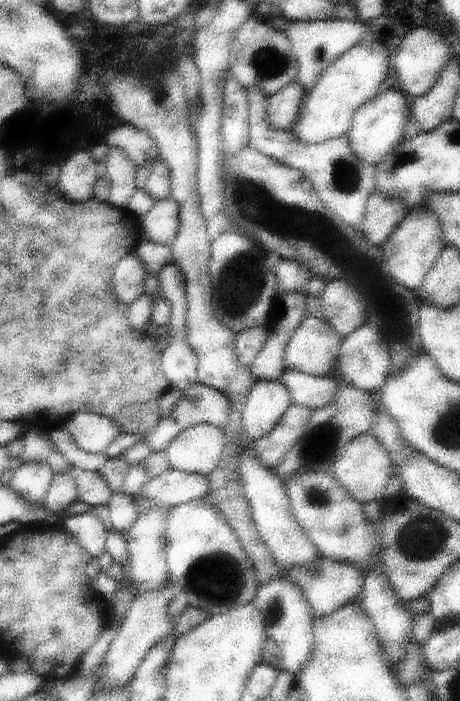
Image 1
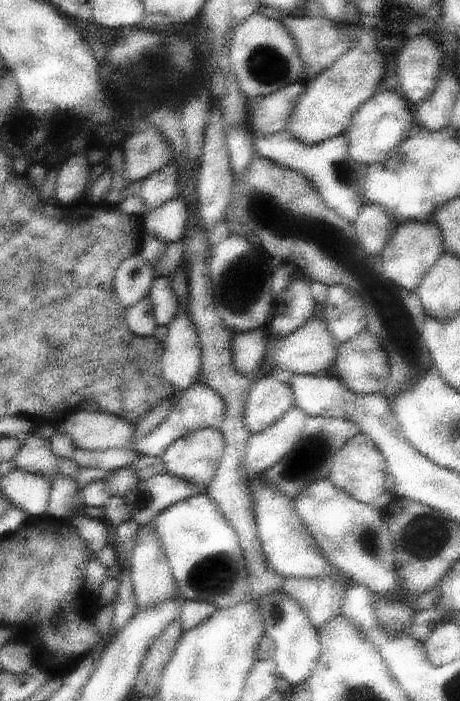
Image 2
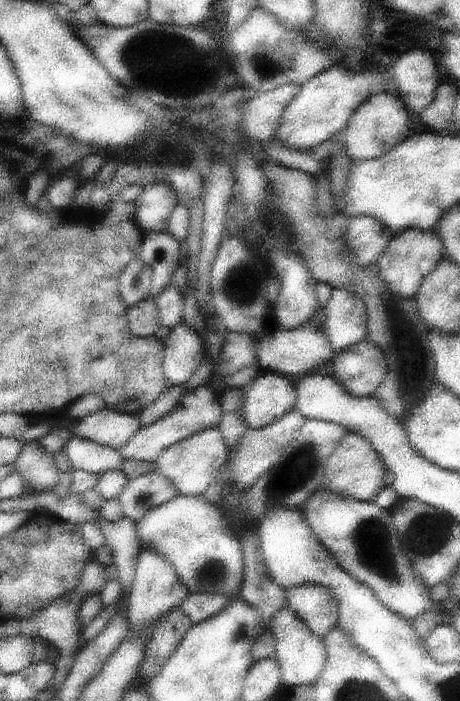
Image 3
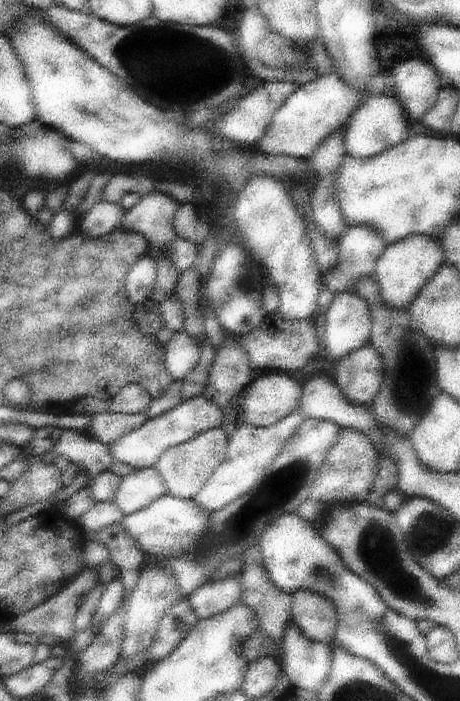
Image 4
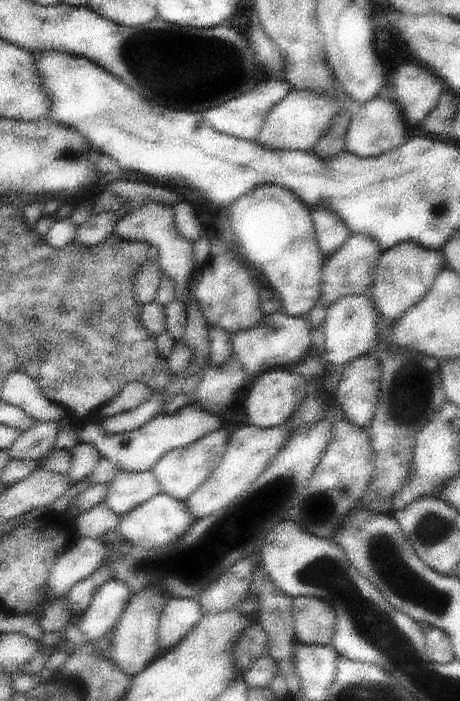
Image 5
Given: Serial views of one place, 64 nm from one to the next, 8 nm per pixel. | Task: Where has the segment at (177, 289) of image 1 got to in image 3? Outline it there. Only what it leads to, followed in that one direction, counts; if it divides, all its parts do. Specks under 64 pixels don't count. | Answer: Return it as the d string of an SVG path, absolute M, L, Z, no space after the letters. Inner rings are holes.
M179 324L169 332L165 342L165 376L171 384L185 386L195 370L203 364L205 340L197 334L193 324Z

